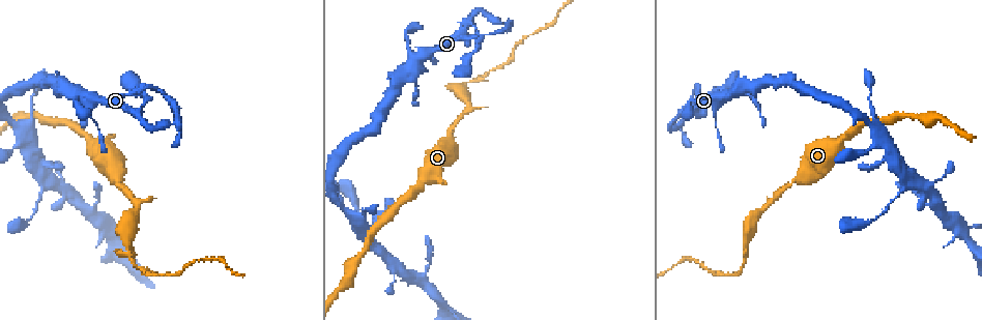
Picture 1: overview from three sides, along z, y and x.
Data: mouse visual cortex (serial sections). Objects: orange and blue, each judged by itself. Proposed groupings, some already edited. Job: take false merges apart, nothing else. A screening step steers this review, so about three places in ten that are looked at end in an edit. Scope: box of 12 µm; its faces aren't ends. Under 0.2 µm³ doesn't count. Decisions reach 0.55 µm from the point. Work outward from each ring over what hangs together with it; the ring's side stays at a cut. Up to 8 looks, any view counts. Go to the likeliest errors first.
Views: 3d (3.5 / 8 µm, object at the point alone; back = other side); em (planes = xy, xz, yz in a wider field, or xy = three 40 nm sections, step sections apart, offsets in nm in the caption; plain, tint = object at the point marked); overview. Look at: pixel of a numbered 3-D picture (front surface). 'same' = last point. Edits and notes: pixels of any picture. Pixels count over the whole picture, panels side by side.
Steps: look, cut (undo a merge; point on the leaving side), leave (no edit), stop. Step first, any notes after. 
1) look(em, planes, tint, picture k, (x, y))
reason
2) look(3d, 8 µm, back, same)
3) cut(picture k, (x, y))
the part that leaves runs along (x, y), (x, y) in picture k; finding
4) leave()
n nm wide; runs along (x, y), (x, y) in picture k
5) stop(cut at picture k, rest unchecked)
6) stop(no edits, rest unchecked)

look(3d, 3.5 µm, picture 1, (881, 136))
a fork

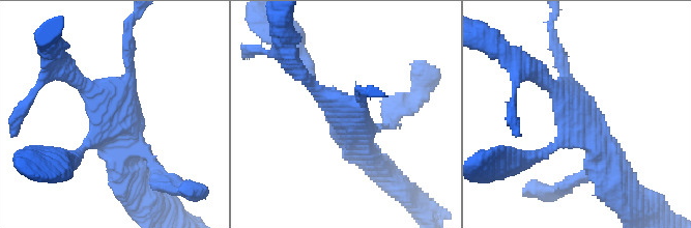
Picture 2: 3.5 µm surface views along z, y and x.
look(em, xy, step 5, tint, picture 2, (113, 111))
now the EM

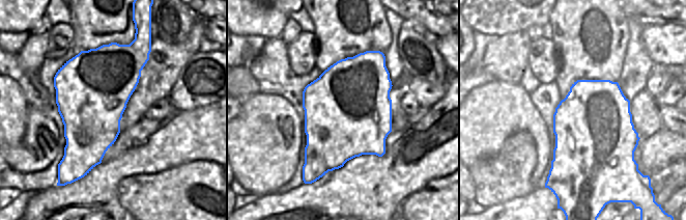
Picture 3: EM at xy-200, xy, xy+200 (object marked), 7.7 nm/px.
look(em, xy, step 2, tint, same)

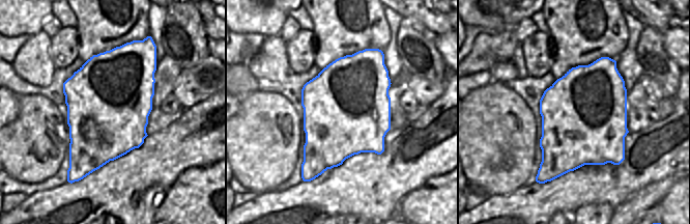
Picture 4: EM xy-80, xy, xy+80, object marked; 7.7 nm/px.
leave()
runs along (537, 73), (593, 131), (608, 169) in picture 2; all the same cell

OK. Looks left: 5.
look(3d, 8 µm, picture 1, (471, 25))
abrupt turn

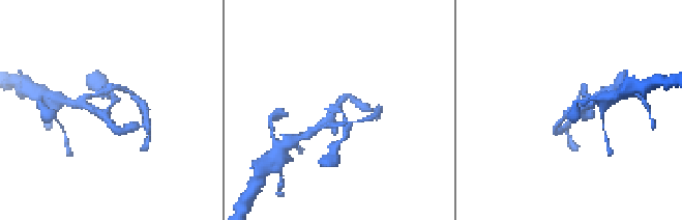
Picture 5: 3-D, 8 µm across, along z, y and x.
look(em, planes, tint, picture 5, (110, 108))
need the tissue

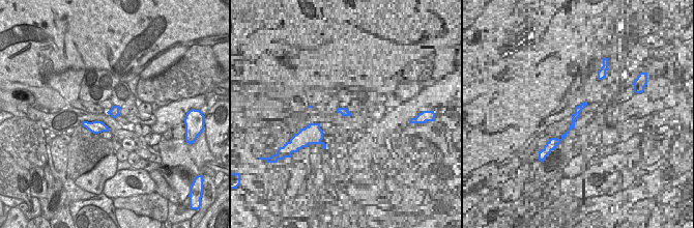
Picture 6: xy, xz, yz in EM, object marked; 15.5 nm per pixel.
leave()
runs along (88, 106), (100, 114), (113, 98) in picture 5; all the same cell

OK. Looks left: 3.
look(em, xy, step 2, tint, picture 1, (118, 175))
calibre changes

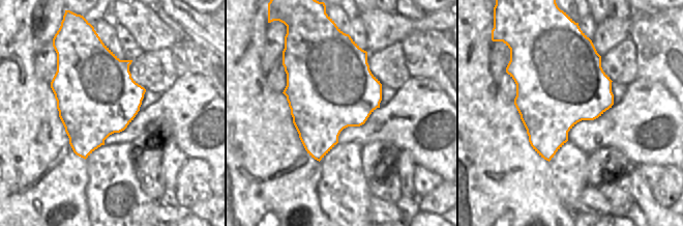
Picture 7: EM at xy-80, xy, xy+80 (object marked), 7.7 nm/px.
look(3d, 3.5 µm, same)
wider look

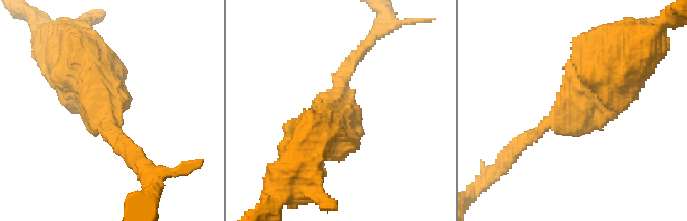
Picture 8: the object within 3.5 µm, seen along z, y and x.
leave()
runs along (603, 62), (571, 107), (515, 148) in picture 8; continuous, no second cell

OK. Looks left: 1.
stop(no edits, rest unchecked)

